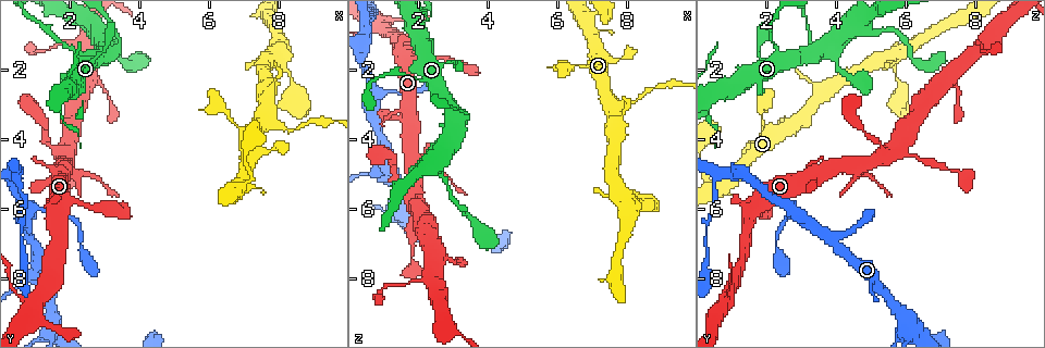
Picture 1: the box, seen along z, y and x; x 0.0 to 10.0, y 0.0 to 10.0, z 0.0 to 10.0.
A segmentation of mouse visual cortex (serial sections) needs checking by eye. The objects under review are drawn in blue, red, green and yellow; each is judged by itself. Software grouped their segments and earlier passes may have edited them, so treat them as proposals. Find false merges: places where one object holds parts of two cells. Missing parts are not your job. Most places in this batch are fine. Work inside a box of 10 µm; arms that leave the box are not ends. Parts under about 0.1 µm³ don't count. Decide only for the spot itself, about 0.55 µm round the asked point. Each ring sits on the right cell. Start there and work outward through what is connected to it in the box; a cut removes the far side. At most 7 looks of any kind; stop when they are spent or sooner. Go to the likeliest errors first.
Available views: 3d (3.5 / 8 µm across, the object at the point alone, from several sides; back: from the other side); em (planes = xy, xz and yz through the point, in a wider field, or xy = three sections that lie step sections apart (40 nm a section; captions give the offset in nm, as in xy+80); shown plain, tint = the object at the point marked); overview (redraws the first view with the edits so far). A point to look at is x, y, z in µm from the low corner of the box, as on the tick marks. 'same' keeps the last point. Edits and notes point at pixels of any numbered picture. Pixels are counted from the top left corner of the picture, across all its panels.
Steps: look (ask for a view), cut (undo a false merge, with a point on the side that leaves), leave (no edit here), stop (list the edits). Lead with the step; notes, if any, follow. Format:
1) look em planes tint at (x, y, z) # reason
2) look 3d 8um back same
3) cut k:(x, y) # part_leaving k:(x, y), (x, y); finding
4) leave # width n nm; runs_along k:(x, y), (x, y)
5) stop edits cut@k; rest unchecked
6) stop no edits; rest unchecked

look 3d 3.5um at (1.70, 1.25, 2.20) # sudden change in width

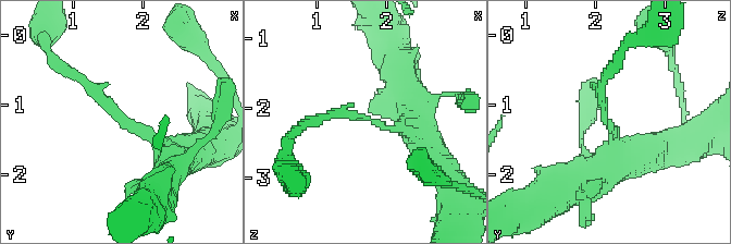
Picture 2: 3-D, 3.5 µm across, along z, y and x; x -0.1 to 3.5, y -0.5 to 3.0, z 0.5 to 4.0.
look em xy step 5 tint at (1.70, 1.20, 2.20) # arm_widths 150, 200 nm

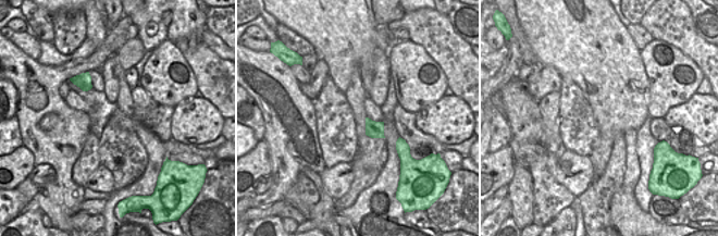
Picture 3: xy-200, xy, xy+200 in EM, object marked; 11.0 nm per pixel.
leave # runs_along 2:(175, 163), (69, 70); continuous, no second cell

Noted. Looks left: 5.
look 3d 3.5um at (0.75, 5.95, 2.70) # three arms meet

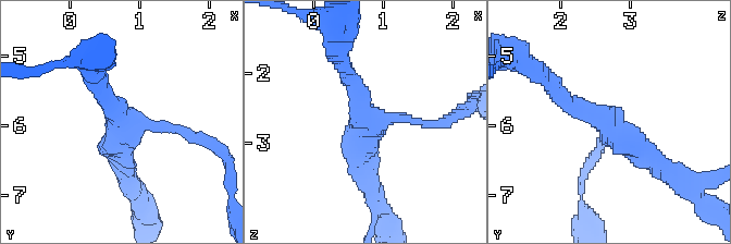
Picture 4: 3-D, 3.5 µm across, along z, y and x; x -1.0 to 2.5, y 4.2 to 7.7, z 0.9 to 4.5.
look em planes tint at (0.75, 6.00, 2.65) # arms 3; arm_widths 150, 250, 250 nm

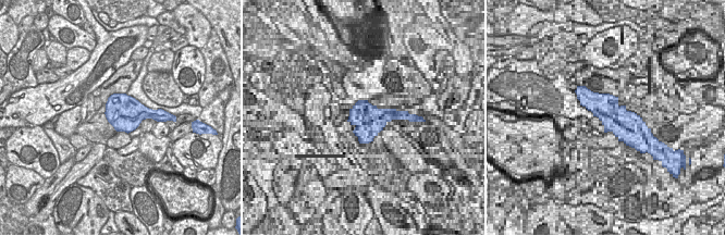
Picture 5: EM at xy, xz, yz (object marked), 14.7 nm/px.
leave # width 500 nm; runs_along 4:(661, 167), (556, 89); continuous, no second cell

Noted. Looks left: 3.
look 3d 8um at (7.50, 3.45, 3.05) # thin arm on a thick one

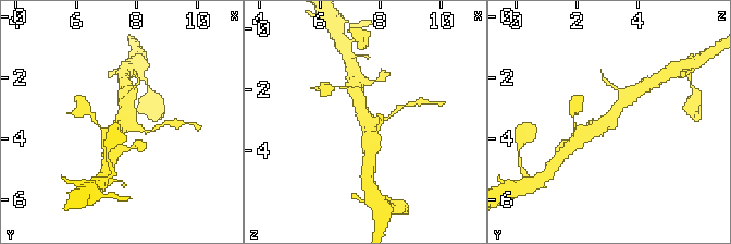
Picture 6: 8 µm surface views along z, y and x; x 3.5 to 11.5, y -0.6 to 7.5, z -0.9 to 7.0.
look 3d 3.5um same

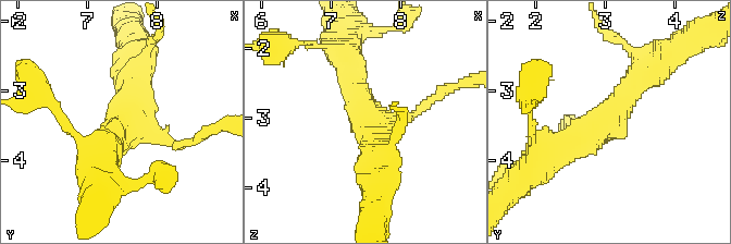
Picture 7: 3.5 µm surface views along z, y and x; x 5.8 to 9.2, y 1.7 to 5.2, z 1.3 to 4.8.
look em xy step 3 tint at (7.55, 3.40, 3.05) # arms 3; arm_widths 150, 400, 450 nm; now the EM

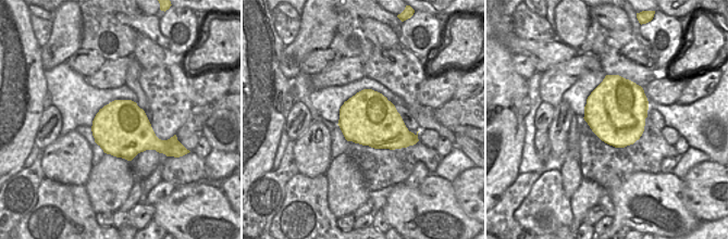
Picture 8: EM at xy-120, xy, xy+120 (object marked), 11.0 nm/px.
leave # runs_along 7:(554, 150), (590, 134), (659, 66); continuous, no second cell

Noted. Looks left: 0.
stop no edits; rest unchecked

